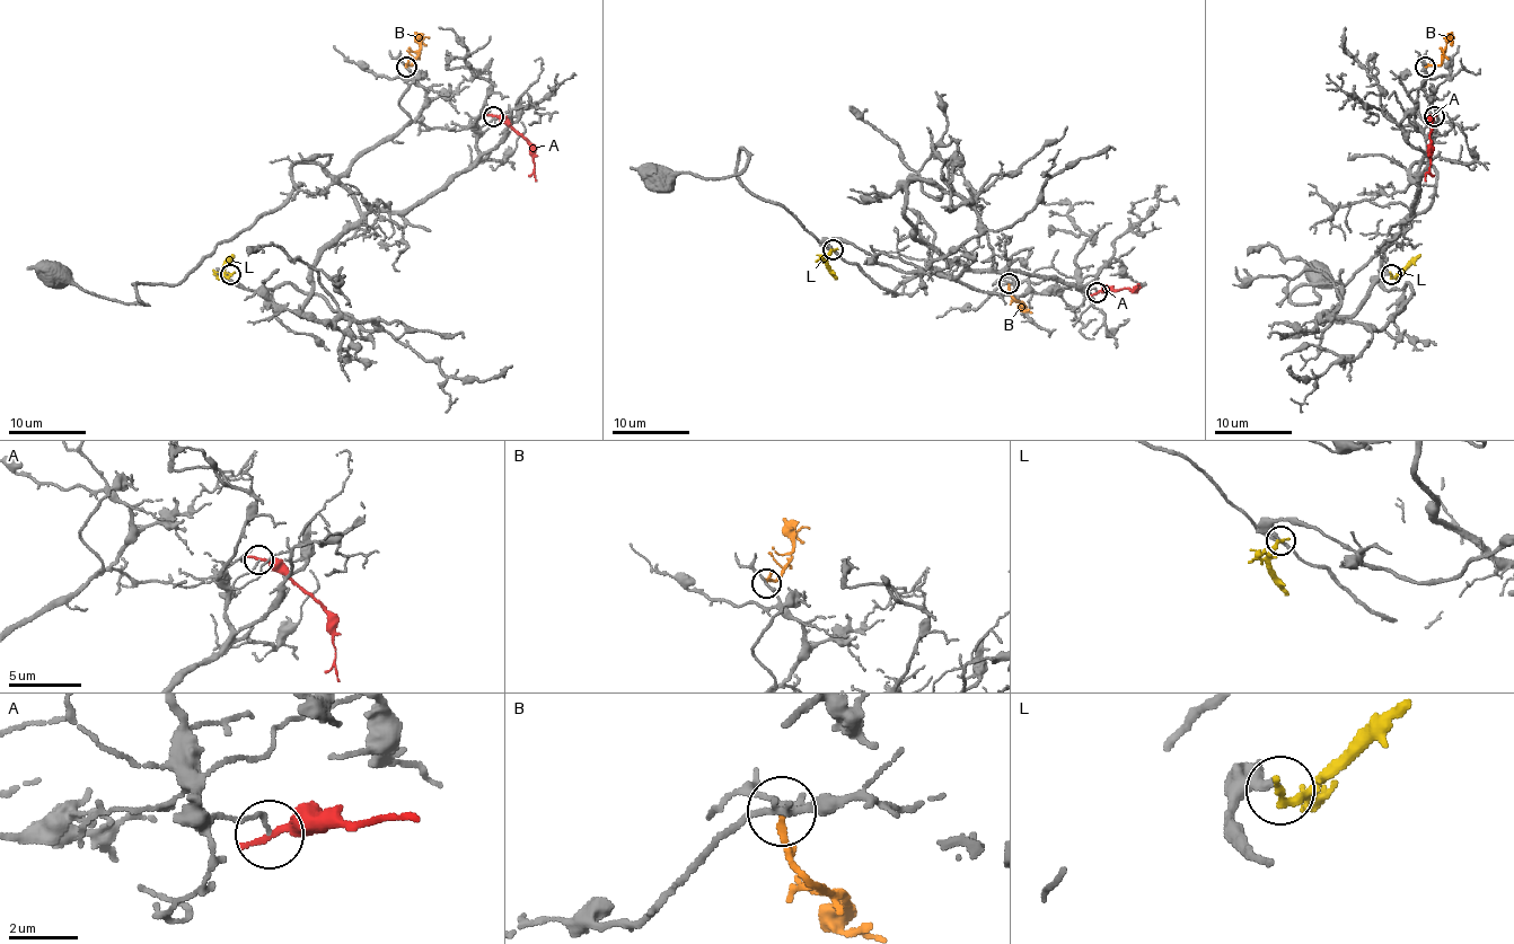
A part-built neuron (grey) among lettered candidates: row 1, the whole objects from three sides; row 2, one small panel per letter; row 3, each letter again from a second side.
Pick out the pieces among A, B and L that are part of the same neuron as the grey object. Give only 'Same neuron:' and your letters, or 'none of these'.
Same neuron: B

